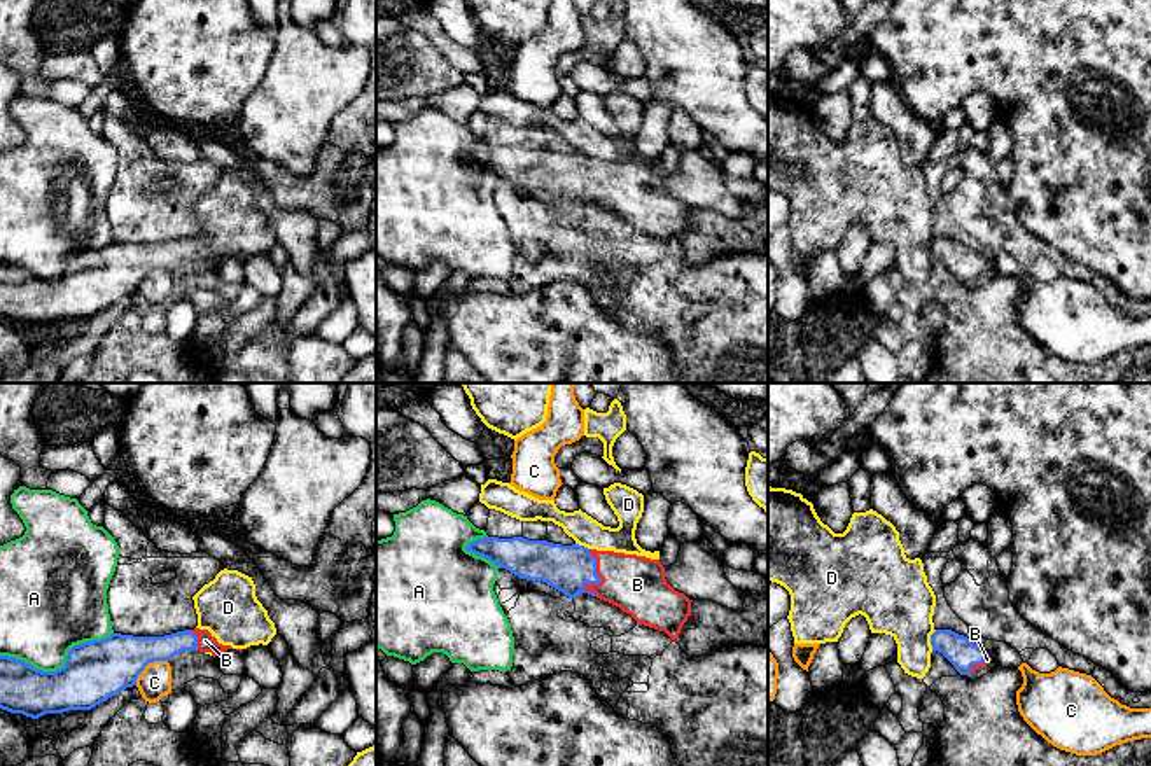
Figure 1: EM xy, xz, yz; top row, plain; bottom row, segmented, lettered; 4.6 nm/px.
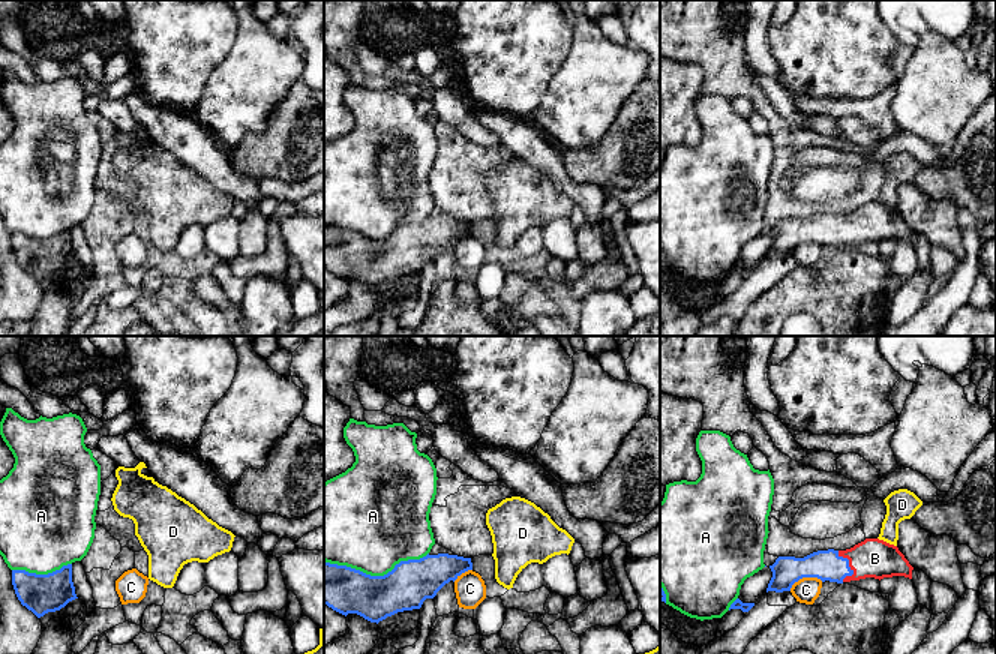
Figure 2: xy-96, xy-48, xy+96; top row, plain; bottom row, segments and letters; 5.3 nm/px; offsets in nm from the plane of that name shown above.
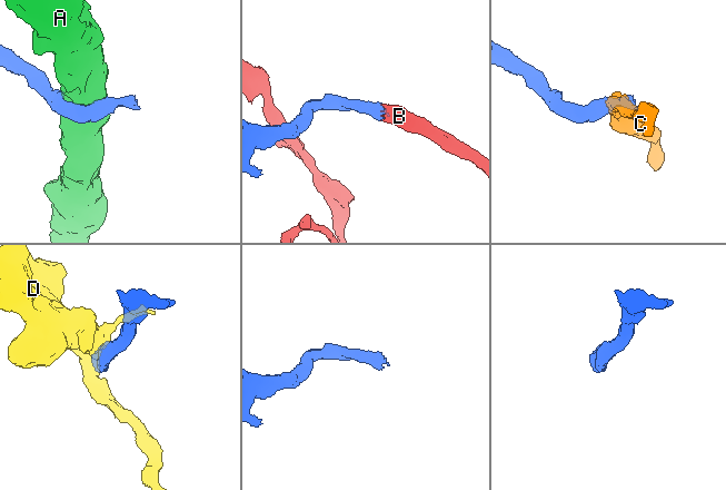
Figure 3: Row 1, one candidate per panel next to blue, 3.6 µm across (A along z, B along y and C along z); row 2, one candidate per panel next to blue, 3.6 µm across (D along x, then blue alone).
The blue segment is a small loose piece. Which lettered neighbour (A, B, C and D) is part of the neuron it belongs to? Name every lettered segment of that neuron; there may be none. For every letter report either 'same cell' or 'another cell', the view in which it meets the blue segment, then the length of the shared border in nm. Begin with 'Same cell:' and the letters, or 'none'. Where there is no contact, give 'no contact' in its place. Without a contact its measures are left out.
Same cell: B
A: another cell; meets blue in xy; contact 550 nm long
B: same cell; meets blue in xz; contact 220 nm long
C: another cell; meets blue in xy; contact 190 nm long
D: another cell; meets blue in yz; contact 100 nm long

